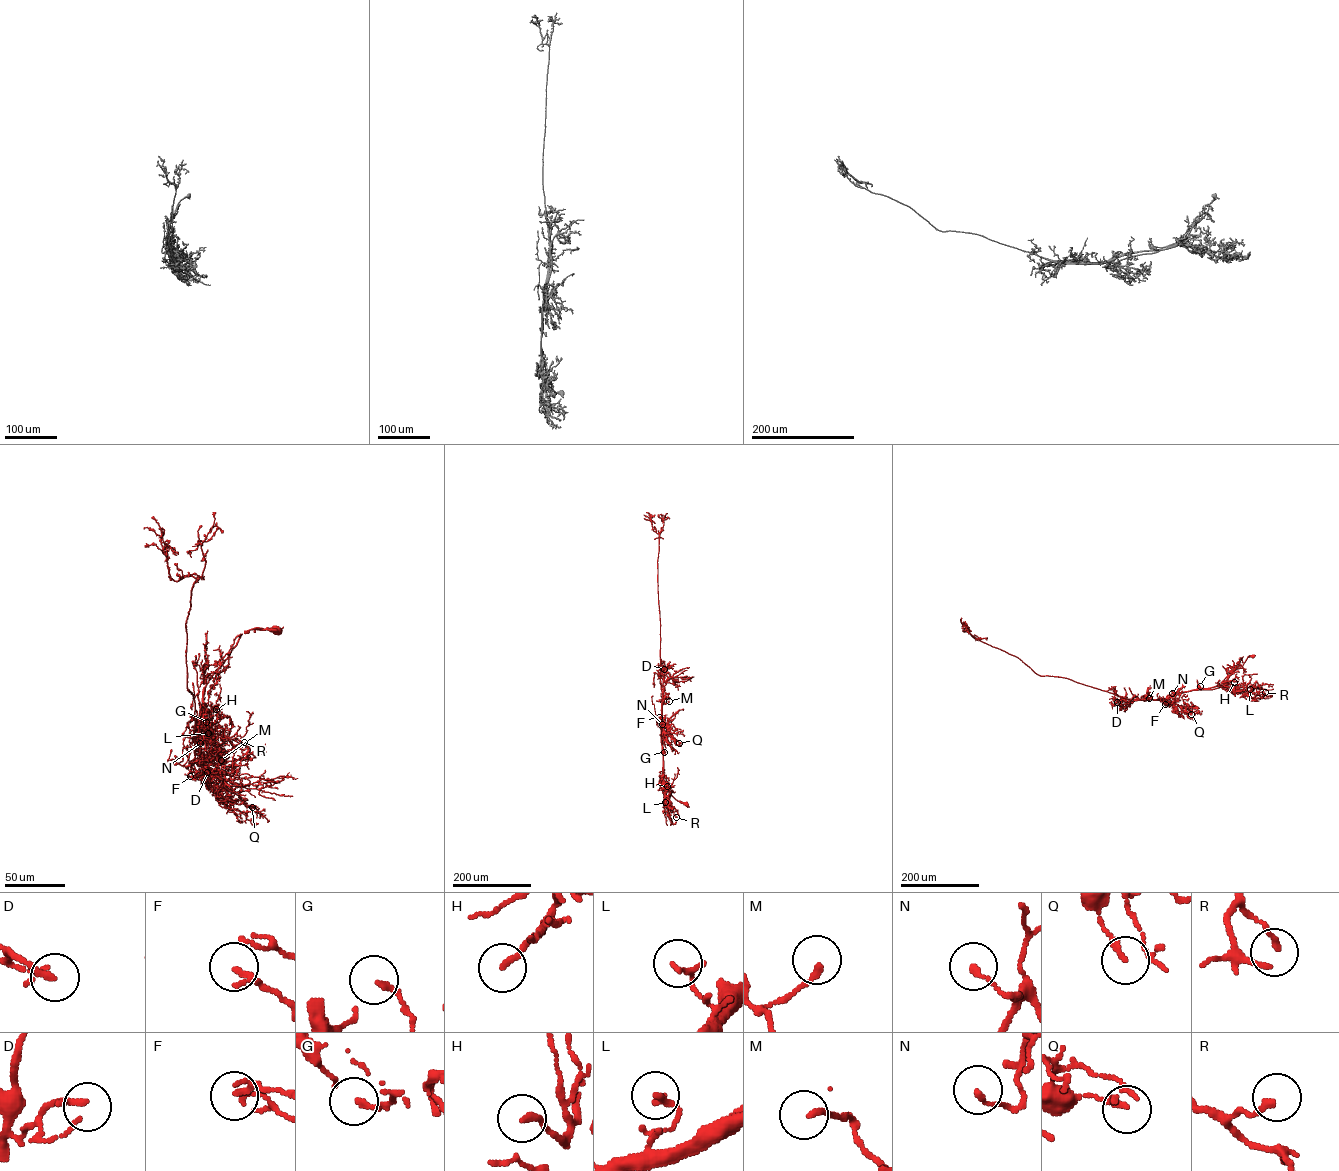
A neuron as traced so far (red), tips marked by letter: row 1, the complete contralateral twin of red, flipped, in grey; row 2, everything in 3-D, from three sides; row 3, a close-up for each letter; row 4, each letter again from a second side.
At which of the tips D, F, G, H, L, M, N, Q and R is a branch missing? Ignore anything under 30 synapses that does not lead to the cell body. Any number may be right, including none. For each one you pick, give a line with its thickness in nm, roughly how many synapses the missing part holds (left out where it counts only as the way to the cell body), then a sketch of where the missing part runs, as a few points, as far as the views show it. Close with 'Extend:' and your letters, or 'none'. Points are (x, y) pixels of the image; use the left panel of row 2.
H: 200 nm | 35 syn
Extend: H

